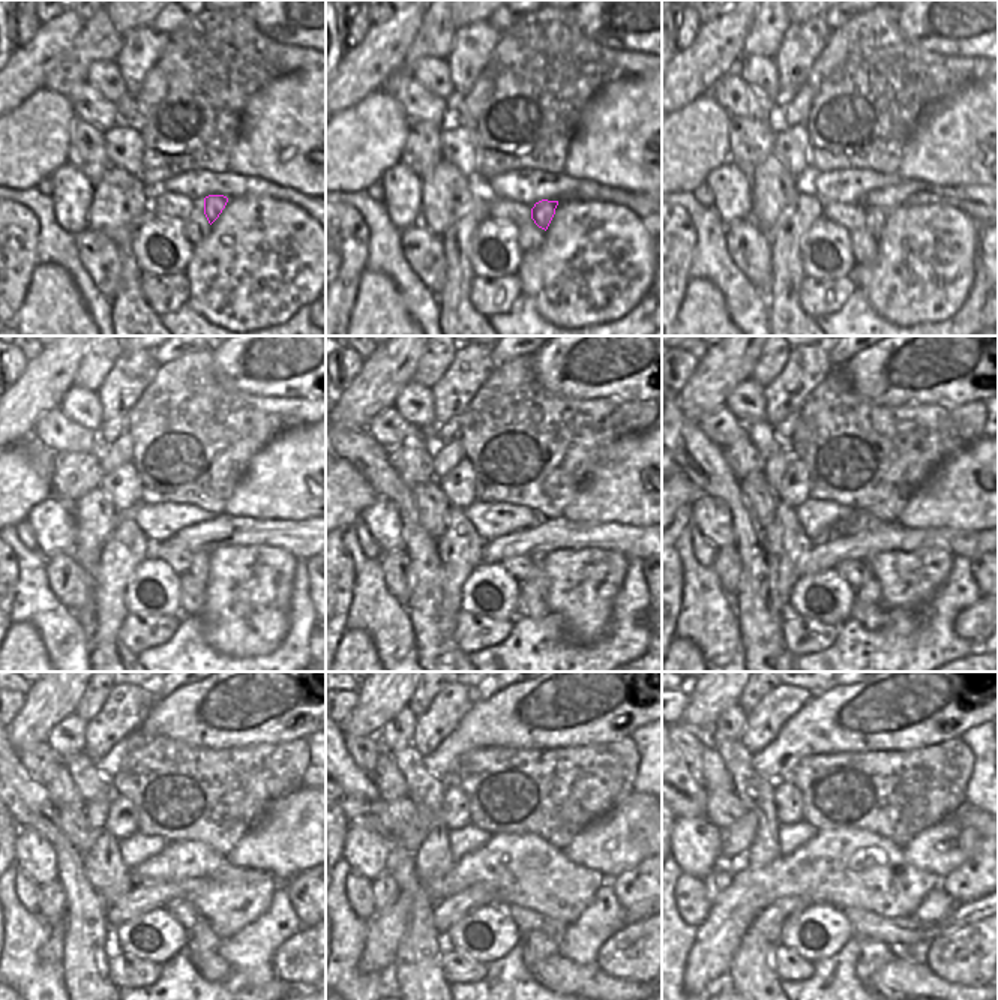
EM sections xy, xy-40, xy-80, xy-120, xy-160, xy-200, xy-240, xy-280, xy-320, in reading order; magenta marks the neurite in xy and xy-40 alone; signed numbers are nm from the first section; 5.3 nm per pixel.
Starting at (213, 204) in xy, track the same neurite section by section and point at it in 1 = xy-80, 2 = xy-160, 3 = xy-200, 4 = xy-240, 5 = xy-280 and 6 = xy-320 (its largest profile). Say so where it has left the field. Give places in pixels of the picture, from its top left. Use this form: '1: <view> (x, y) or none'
1: xy-80 (874, 218)
2: xy-160 (536, 576)
3: xy-200 (871, 592)
4: xy-240 (200, 939)
5: xy-280 (536, 946)
6: xy-320 (874, 955)

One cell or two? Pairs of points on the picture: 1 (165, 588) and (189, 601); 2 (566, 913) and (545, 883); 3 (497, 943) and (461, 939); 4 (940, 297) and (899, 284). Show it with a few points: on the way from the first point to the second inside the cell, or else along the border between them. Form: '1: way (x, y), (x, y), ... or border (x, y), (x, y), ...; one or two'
1: border (179, 576), (180, 613); two
2: way (559, 906), (559, 897), (553, 891); one
3: way (486, 951), (467, 949); one
4: way (929, 287), (910, 287); one

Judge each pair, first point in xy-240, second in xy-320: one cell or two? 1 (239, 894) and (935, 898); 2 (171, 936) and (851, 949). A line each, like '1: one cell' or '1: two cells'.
1: two cells
2: two cells

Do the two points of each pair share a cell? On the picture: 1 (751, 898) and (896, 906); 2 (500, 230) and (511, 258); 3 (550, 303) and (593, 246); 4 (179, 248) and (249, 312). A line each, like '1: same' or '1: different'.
1: same
2: same
3: same
4: different

